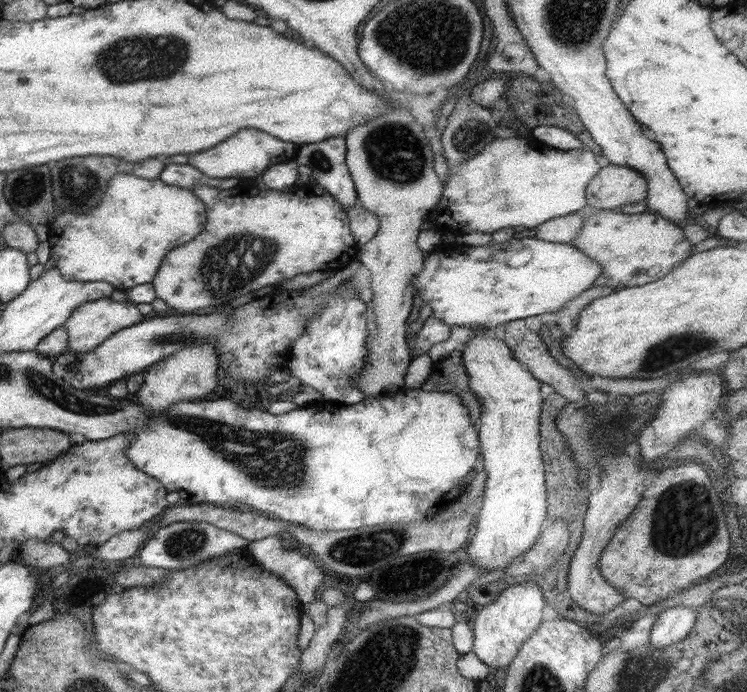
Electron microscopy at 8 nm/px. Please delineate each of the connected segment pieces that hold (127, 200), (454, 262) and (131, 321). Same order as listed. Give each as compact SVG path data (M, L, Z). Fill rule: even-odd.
M116 174L100 204L90 213L64 214L58 210L50 224L48 242L56 256L55 268L64 280L104 281L126 292L139 284L151 283L170 250L196 238L204 224L206 208L192 192L170 188L159 178L146 180Z
M514 236L509 241L503 243L496 243L494 245L486 245L486 246L468 246L468 245L445 245L439 244L435 249L428 251L425 253L424 257L424 268L422 271L418 273L418 275L414 275L414 279L412 279L412 284L414 284L414 288L416 288L416 296L420 296L422 300L424 300L423 304L426 304L430 310L432 310L432 315L436 320L440 320L440 322L444 322L444 324L448 324L448 326L466 326L466 328L480 328L480 326L484 326L484 328L494 328L495 326L500 326L500 324L506 324L512 322L513 320L520 320L528 318L528 316L538 316L538 314L546 314L546 312L556 312L564 307L564 304L568 303L568 301L576 298L576 296L581 295L584 291L588 290L590 287L595 286L596 279L602 275L602 266L596 262L596 260L592 260L592 258L588 258L584 252L580 252L578 248L572 248L570 244L562 244L562 243L552 243L546 242L546 240L540 240L533 237L518 237ZM512 254L532 254L532 258L526 262L526 264L512 264L510 262L510 258L516 258L518 260L518 256L512 256Z
M108 297L80 304L79 307L72 311L72 315L68 317L63 327L68 332L70 351L90 352L96 348L96 345L103 344L112 336L112 333L116 333L120 329L128 328L144 320L144 314L138 310L135 303L132 303L130 300L117 302Z

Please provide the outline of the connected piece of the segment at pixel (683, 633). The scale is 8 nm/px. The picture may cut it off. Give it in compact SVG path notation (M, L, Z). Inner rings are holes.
M676 606L664 610L651 628L651 646L664 650L666 645L674 644L688 636L696 625L698 613L692 607Z

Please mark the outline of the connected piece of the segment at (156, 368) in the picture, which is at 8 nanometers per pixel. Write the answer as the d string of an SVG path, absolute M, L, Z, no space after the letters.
M201 344L182 348L164 357L144 372L144 382L131 398L140 403L150 415L166 411L170 405L180 401L192 402L210 398L218 384L218 350L217 344Z

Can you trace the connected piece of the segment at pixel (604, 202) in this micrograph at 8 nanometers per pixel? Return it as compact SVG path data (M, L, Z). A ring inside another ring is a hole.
M609 164L600 169L586 187L586 203L595 211L646 201L648 182L632 168Z

